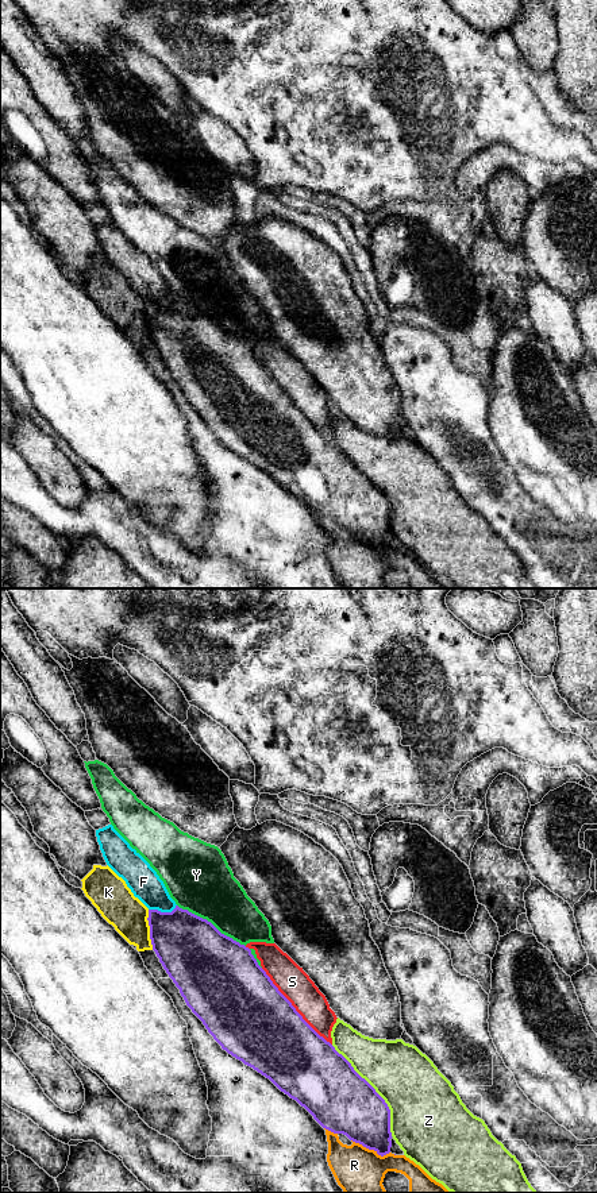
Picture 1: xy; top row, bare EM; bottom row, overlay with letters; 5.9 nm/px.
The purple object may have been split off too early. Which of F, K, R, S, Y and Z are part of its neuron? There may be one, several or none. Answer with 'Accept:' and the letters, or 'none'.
Accept: none

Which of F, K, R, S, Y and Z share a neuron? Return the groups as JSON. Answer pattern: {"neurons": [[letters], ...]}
{"neurons": [["F"], ["K"], ["R"], ["S"], ["Y"], ["Z"]]}

